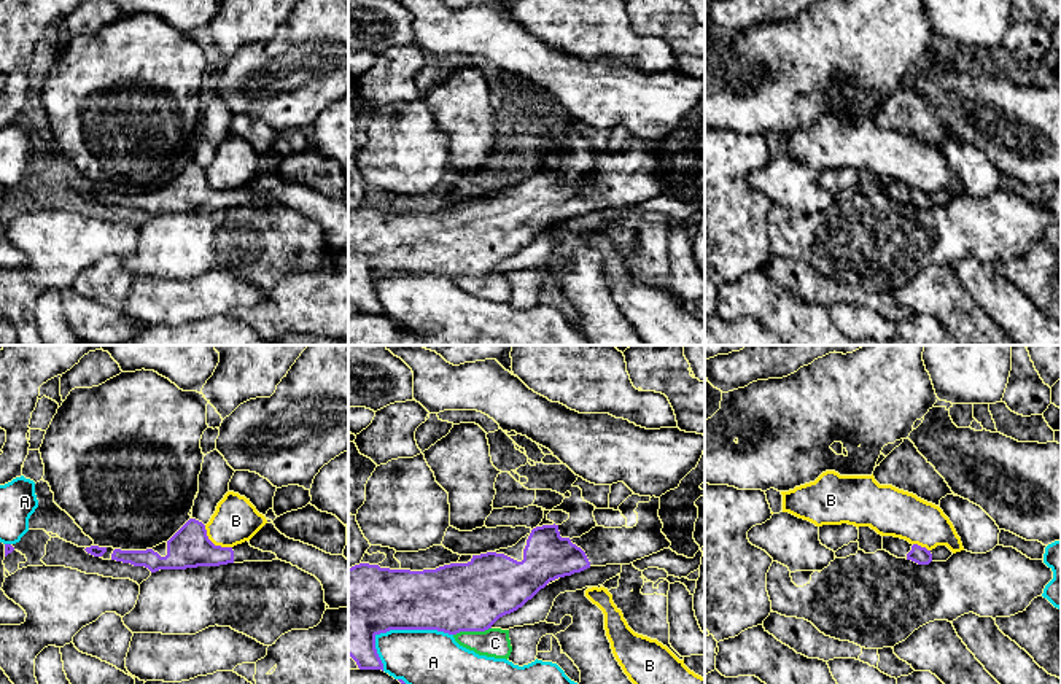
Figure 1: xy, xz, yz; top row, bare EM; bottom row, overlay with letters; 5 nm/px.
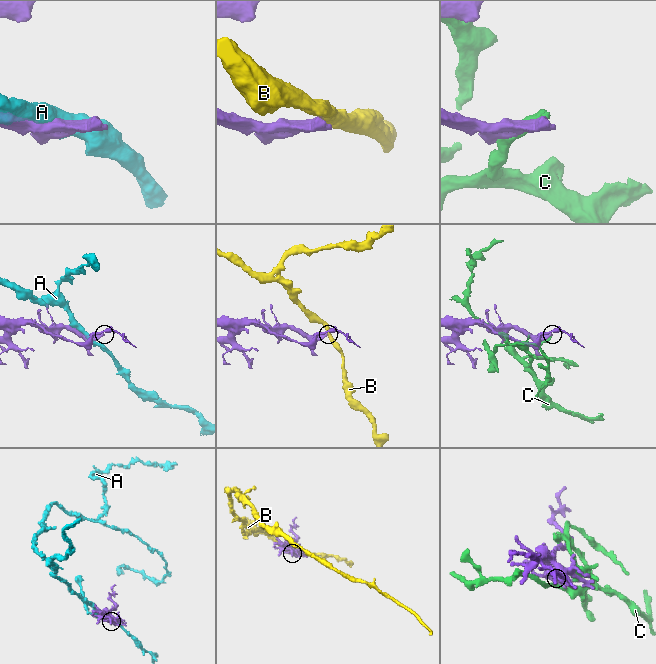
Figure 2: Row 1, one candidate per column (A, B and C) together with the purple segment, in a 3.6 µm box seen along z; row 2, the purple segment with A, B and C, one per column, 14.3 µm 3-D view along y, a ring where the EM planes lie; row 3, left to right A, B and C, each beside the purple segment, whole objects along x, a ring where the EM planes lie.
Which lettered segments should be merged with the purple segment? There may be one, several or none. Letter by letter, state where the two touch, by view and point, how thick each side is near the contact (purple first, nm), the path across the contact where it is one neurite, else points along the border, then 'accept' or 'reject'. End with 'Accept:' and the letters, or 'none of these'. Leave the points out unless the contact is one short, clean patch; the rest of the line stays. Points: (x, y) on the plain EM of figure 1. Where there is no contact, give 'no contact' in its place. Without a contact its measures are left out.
A: meets purple in xz at (408, 272); 360 nm thick on the purple side, 320 nm on the other; reject
B: meets purple in xy at (212, 186); 200 nm thick on the purple side, 220 nm on the other; border along xy (204, 169), (205, 178), (215, 188), (231, 191); reject
C: meets purple in xz at (471, 274); 360 nm thick on the purple side, 140 nm on the other; reject
Accept: none of these

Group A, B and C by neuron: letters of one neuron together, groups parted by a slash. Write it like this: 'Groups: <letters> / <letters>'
Groups: A / B / C

